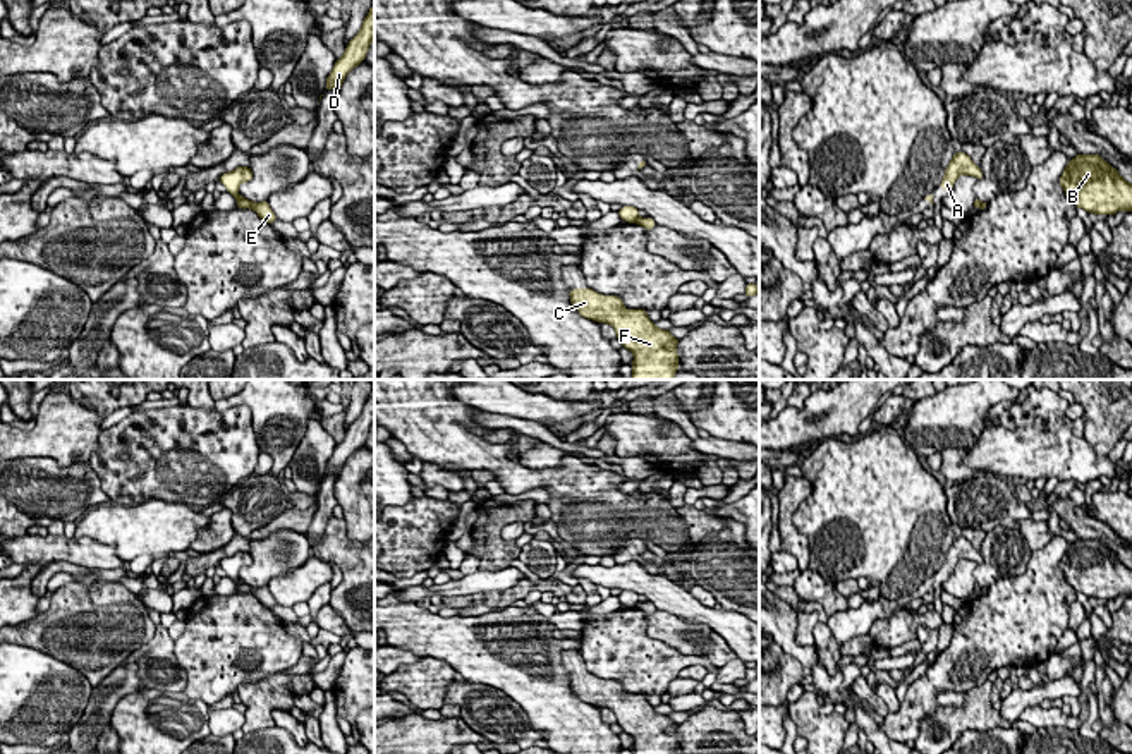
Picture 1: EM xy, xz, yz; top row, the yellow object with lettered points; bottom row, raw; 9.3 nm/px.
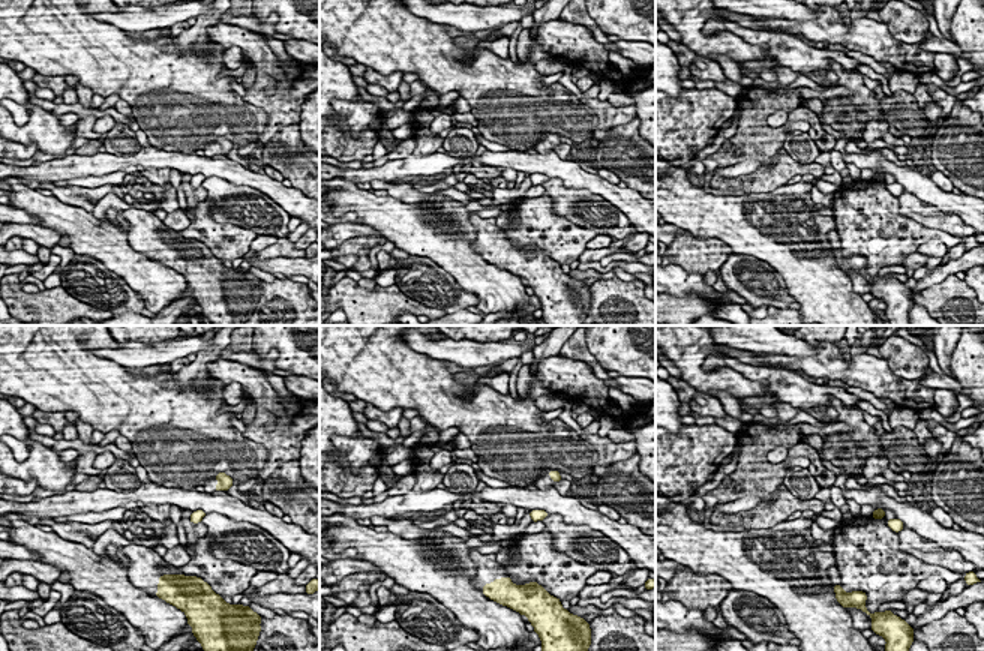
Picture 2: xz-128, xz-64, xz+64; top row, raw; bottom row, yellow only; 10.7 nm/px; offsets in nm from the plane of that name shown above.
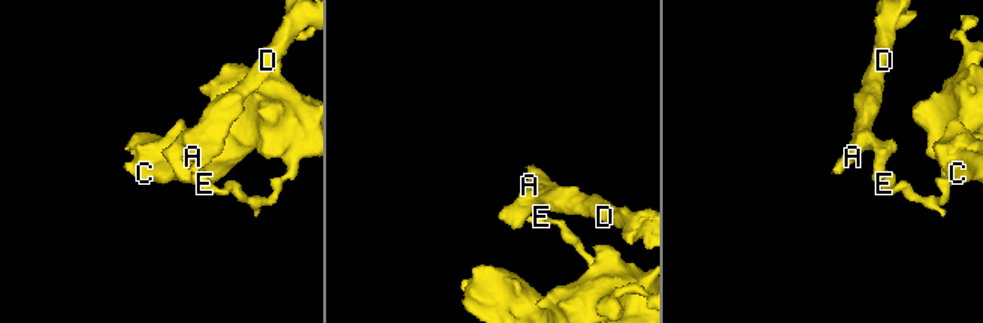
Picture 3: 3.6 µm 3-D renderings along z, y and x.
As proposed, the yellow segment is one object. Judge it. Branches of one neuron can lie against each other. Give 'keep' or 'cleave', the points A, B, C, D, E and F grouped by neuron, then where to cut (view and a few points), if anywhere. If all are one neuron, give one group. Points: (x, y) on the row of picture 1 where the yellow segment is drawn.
cleave; groups A D / B C E F; cut xz (638, 217), (634, 222)

